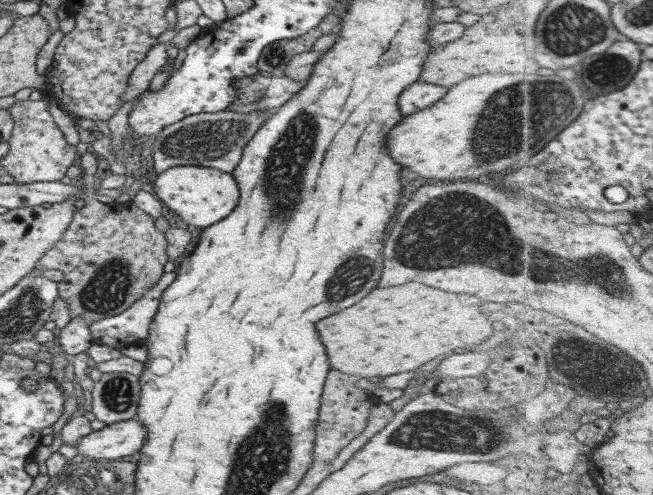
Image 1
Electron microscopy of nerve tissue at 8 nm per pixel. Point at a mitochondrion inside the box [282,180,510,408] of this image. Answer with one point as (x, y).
(355, 272)

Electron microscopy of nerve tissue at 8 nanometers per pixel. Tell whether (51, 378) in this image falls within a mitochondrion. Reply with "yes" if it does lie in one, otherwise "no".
no

